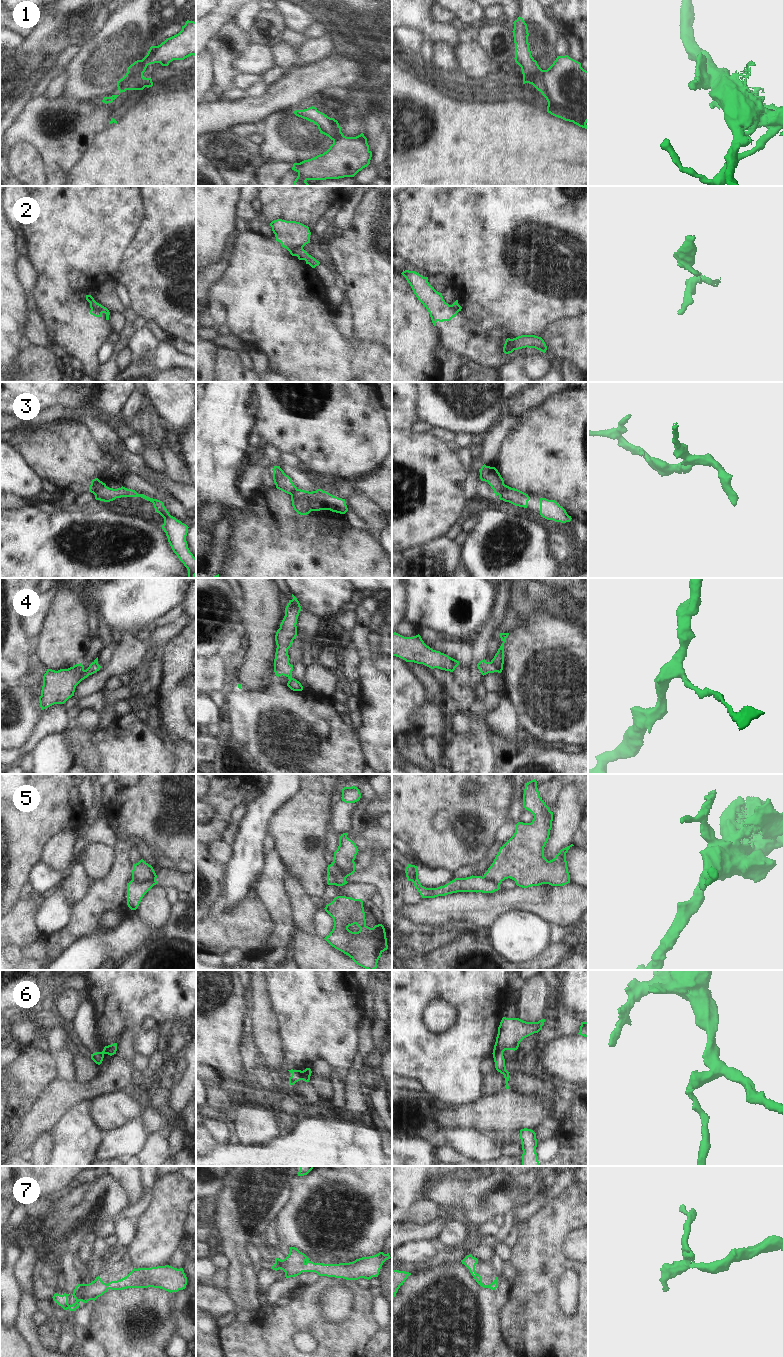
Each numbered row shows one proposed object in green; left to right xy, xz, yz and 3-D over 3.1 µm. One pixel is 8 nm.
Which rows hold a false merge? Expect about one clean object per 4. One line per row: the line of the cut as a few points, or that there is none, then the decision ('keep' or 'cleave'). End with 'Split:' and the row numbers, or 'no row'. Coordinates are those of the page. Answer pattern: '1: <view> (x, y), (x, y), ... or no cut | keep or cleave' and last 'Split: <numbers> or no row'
1: xy (133, 64), (131, 77), (127, 85), (120, 92) | cleave
2: xz (302, 247), (288, 250) | cleave
3: xy (103, 483), (93, 493) | cleave
4: yz (491, 661), (497, 671) | cleave
5: xy (132, 879), (138, 882), (155, 880) | cleave
6: yz (502, 1052), (492, 1053) | cleave
7: no cut | keep
Split: 1, 2, 3, 4, 5, 6

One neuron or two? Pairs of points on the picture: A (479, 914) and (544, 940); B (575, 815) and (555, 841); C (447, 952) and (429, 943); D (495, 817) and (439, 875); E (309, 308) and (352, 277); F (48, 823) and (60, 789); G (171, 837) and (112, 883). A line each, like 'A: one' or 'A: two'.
A: two
B: one
C: two
D: two
E: two
F: one
G: one

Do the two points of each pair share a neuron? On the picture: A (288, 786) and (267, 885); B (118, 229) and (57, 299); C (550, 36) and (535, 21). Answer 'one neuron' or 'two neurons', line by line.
A: two neurons
B: one neuron
C: one neuron

